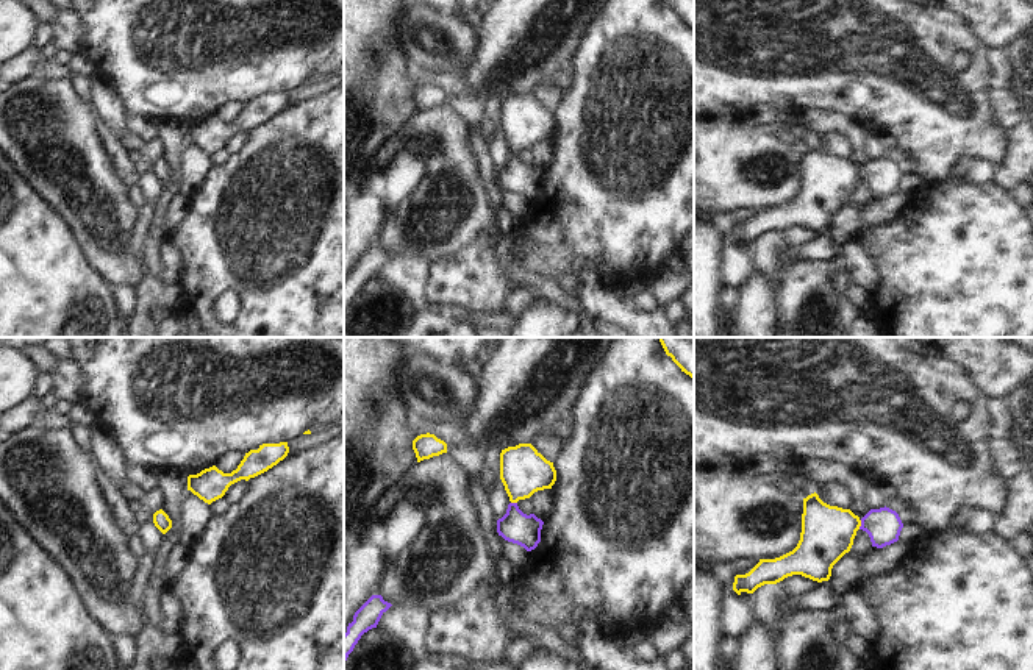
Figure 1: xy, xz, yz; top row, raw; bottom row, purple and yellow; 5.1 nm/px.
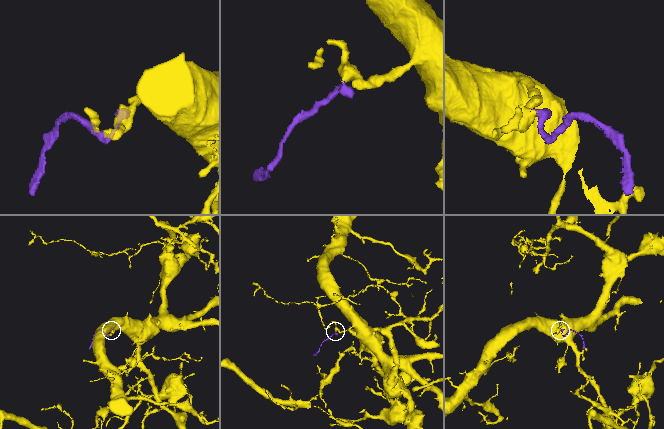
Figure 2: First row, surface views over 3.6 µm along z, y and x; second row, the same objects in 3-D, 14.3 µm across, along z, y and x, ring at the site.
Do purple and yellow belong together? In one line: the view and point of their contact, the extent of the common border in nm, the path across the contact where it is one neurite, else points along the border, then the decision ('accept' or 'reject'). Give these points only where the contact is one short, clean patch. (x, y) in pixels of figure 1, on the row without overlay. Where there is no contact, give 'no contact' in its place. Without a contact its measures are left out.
meets purple in yz at (861, 175); contact 50 nm long; runs through yz (883, 175), (861, 175), (839, 175), (827, 183); accept

